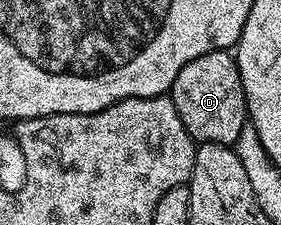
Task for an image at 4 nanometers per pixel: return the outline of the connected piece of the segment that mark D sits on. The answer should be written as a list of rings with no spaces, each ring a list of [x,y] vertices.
[[[228,50],[203,53],[195,61],[187,61],[179,69],[171,88],[171,98],[179,113],[179,121],[198,144],[236,144],[239,133],[247,125],[243,81],[239,77],[236,58]]]

